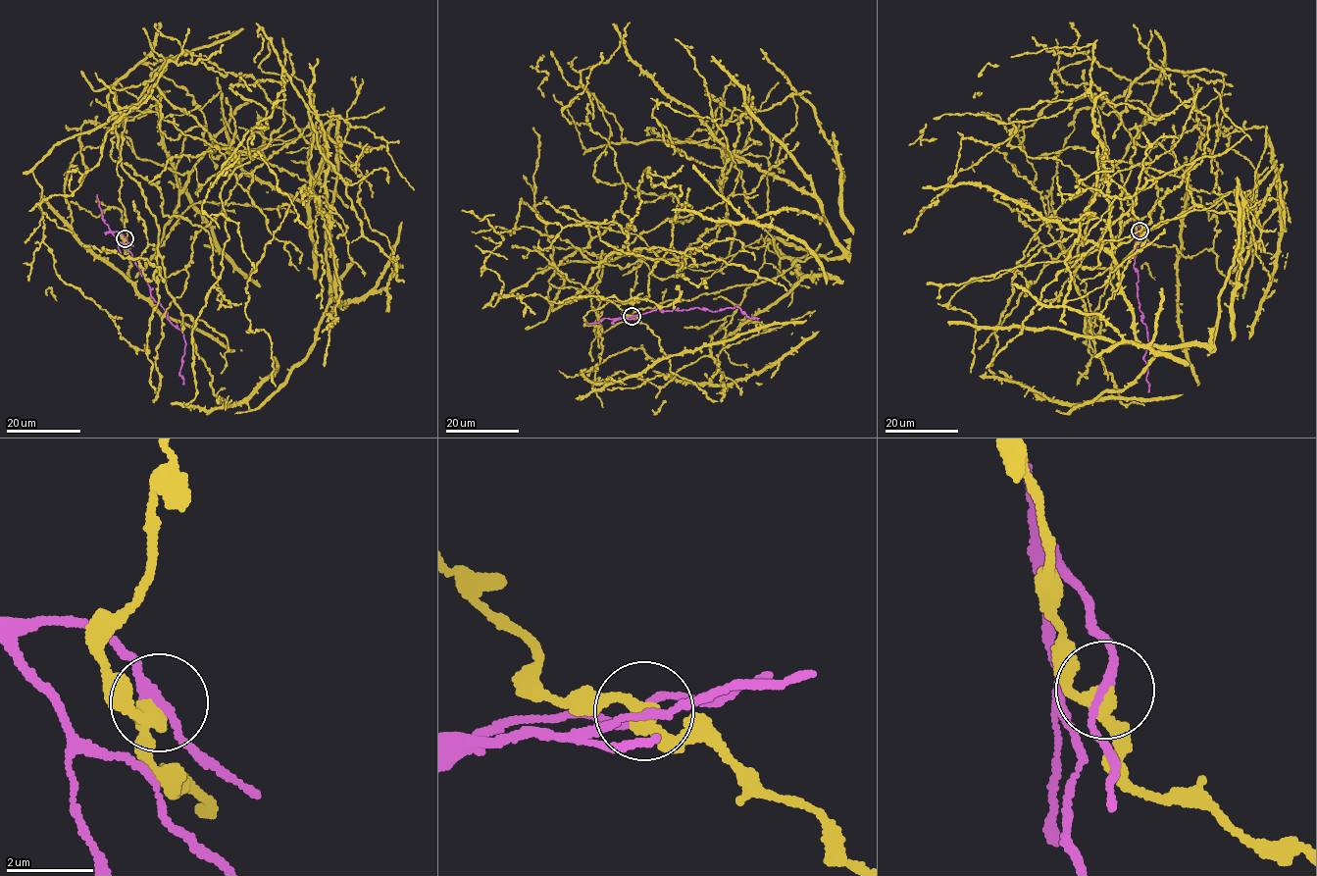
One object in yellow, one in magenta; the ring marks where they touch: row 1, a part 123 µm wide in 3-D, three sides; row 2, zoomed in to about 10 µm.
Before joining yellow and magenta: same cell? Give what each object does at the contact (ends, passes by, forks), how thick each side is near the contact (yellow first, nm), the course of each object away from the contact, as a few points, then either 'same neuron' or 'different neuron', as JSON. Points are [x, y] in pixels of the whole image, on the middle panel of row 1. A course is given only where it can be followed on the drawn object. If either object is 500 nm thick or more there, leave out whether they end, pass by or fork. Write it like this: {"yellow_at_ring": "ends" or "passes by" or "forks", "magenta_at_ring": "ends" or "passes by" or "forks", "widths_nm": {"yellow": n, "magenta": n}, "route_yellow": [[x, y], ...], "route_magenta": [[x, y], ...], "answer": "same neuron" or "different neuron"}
{"yellow_at_ring": "passes by", "magenta_at_ring": "passes by", "widths_nm": {"yellow": 320, "magenta": 180}, "route_yellow": [[632, 316], [566, 301], [639, 235], [843, 254], [593, 97], [593, 176], [679, 196]], "route_magenta": [[632, 316], [617, 318], [659, 308], [679, 311], [698, 307], [715, 312], [737, 306], [749, 318], [757, 319]], "answer": "different neuron"}

